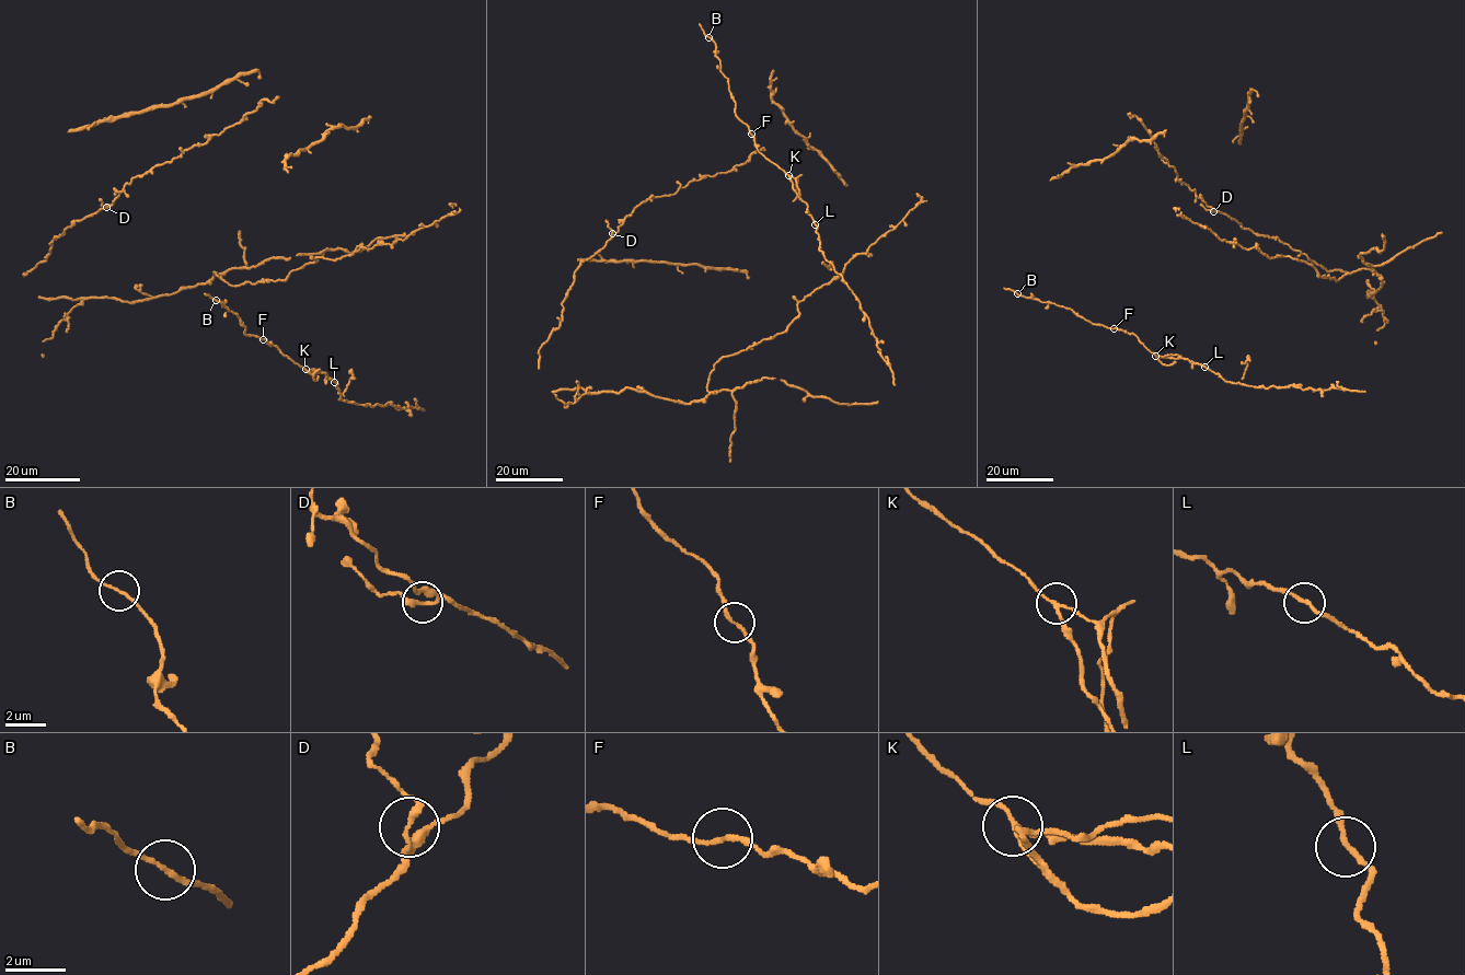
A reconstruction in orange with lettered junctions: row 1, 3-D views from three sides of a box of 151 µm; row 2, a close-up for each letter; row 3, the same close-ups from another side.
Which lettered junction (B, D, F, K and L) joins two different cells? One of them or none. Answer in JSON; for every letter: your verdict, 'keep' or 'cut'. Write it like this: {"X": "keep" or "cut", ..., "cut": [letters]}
{"B": "keep", "D": "keep", "F": "keep", "K": "cut", "L": "keep", "cut": ["K"]}

